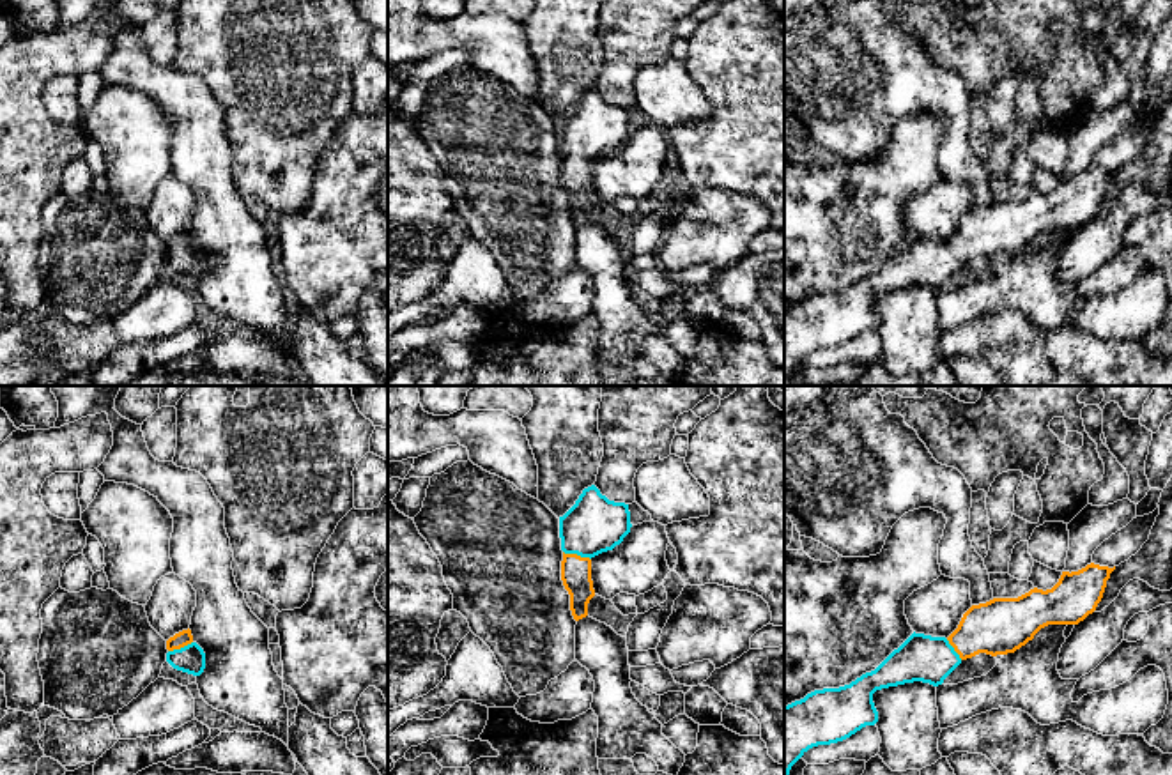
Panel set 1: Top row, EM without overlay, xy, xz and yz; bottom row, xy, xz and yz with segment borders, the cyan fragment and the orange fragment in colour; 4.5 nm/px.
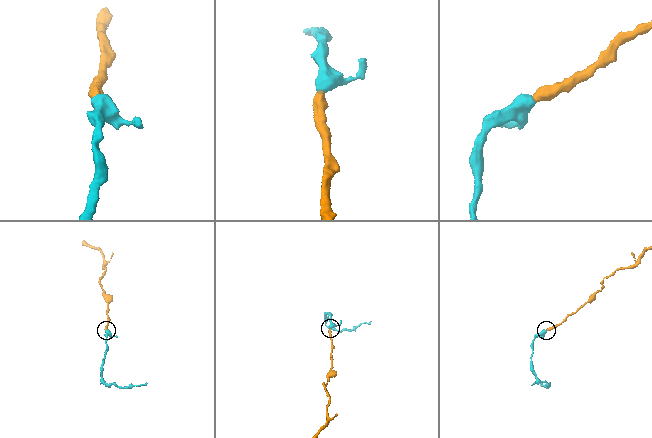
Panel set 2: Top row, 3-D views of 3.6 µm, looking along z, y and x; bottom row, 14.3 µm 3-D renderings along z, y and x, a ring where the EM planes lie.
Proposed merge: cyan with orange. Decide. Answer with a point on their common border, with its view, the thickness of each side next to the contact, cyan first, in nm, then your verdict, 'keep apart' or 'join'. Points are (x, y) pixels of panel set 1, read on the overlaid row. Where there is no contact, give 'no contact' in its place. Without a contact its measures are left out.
xz (578, 554) | 260/140 nm | join

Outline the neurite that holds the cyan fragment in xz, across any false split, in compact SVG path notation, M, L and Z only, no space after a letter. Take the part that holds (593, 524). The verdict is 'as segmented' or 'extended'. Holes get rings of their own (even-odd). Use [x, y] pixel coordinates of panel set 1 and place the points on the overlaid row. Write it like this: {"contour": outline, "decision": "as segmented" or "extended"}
{"contour": "M595 485L584 488L559 517L561 580L575 621L588 616L588 603L595 596L591 559L620 545L630 527L628 504L609 501Z", "decision": "extended"}

